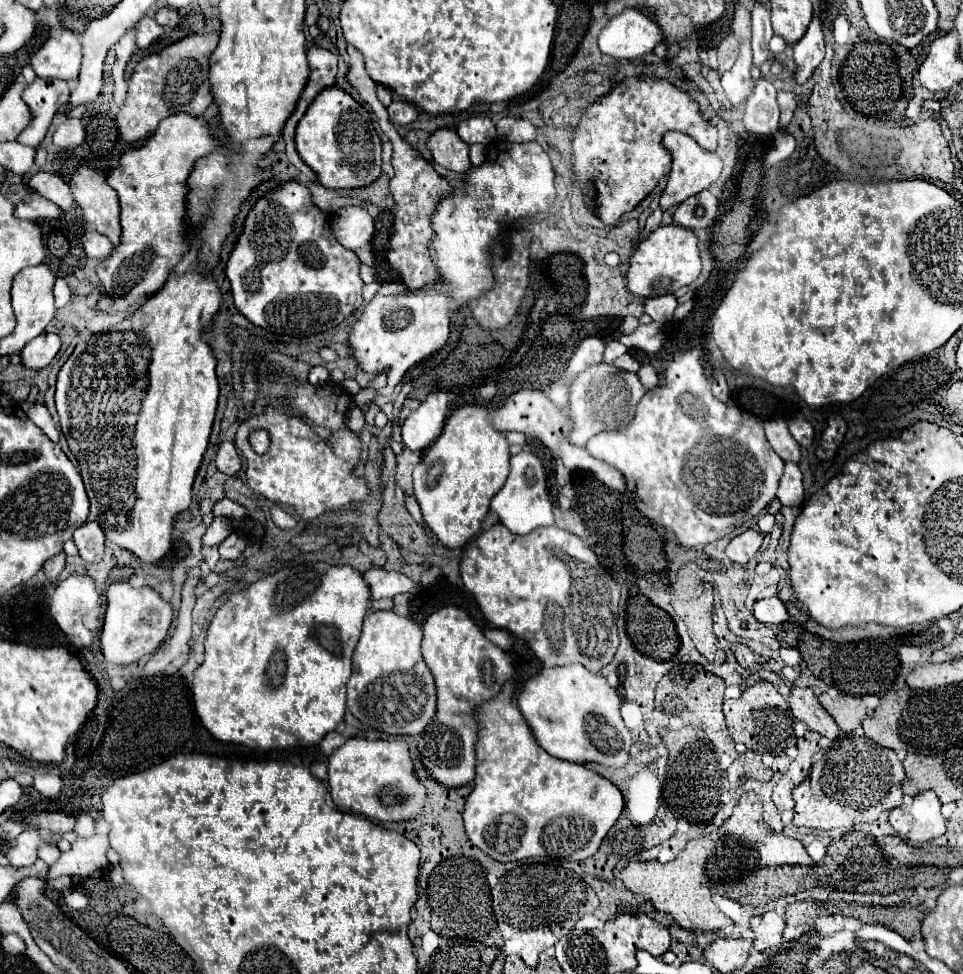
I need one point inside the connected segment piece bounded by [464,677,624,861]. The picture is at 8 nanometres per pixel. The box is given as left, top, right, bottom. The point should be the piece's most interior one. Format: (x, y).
(525, 803)

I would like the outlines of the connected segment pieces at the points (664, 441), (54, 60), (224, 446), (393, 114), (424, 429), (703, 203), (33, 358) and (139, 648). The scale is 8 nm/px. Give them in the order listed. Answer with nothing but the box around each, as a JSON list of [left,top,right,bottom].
[[586,351,784,549],[30,27,82,81],[216,441,240,475],[388,101,418,125],[402,393,446,451],[674,189,718,229],[22,333,60,369],[100,583,174,665]]

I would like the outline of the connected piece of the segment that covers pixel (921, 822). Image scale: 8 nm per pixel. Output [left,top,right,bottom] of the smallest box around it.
[890,791,946,843]

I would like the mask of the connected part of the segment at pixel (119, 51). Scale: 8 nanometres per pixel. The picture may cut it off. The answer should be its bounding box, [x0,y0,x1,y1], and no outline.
[114,27,136,63]

